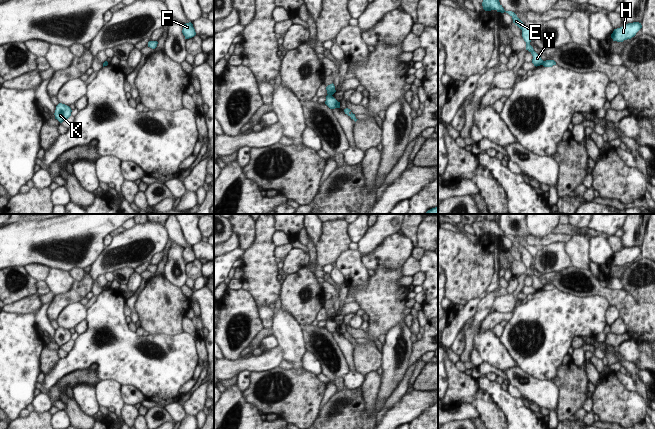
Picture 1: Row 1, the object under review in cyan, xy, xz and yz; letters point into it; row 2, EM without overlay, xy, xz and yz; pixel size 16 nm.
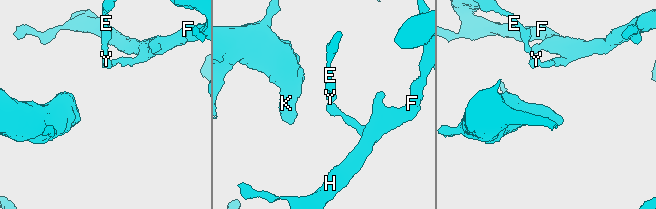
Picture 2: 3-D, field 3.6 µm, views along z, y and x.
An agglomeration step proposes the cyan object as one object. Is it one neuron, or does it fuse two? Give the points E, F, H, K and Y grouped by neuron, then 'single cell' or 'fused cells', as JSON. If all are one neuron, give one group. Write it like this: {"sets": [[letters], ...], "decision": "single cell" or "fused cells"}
{"sets": [["E", "Y"], ["F", "H", "K"]], "decision": "fused cells"}

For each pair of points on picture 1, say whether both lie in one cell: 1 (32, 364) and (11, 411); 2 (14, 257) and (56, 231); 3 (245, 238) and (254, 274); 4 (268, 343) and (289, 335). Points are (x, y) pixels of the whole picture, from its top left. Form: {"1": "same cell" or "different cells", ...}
{"1": "same cell", "2": "same cell", "3": "different cells", "4": "different cells"}

